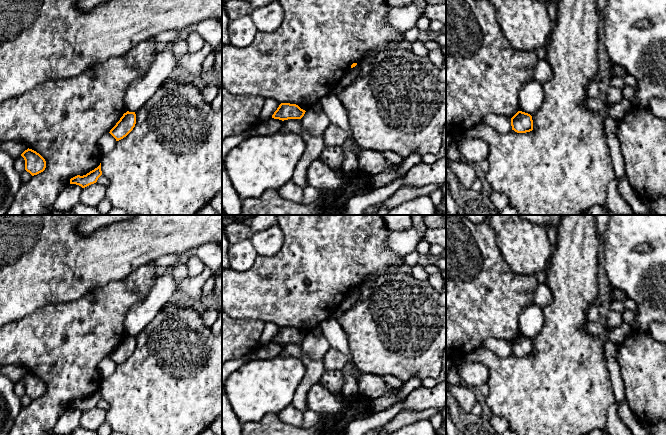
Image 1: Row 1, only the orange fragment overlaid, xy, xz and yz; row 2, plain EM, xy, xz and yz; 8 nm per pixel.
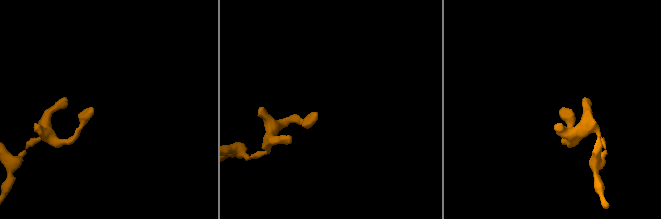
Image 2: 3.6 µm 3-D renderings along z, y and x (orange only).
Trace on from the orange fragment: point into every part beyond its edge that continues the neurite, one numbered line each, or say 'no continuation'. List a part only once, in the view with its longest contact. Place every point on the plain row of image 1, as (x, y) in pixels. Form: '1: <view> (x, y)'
no continuation

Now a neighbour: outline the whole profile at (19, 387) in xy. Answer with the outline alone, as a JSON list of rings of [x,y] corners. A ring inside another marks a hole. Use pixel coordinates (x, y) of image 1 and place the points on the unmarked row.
[[[19,380],[14,384],[14,391],[19,398],[25,394],[25,384],[22,380]]]

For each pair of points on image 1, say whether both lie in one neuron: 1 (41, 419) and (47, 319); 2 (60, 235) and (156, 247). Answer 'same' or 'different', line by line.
1: same
2: same

